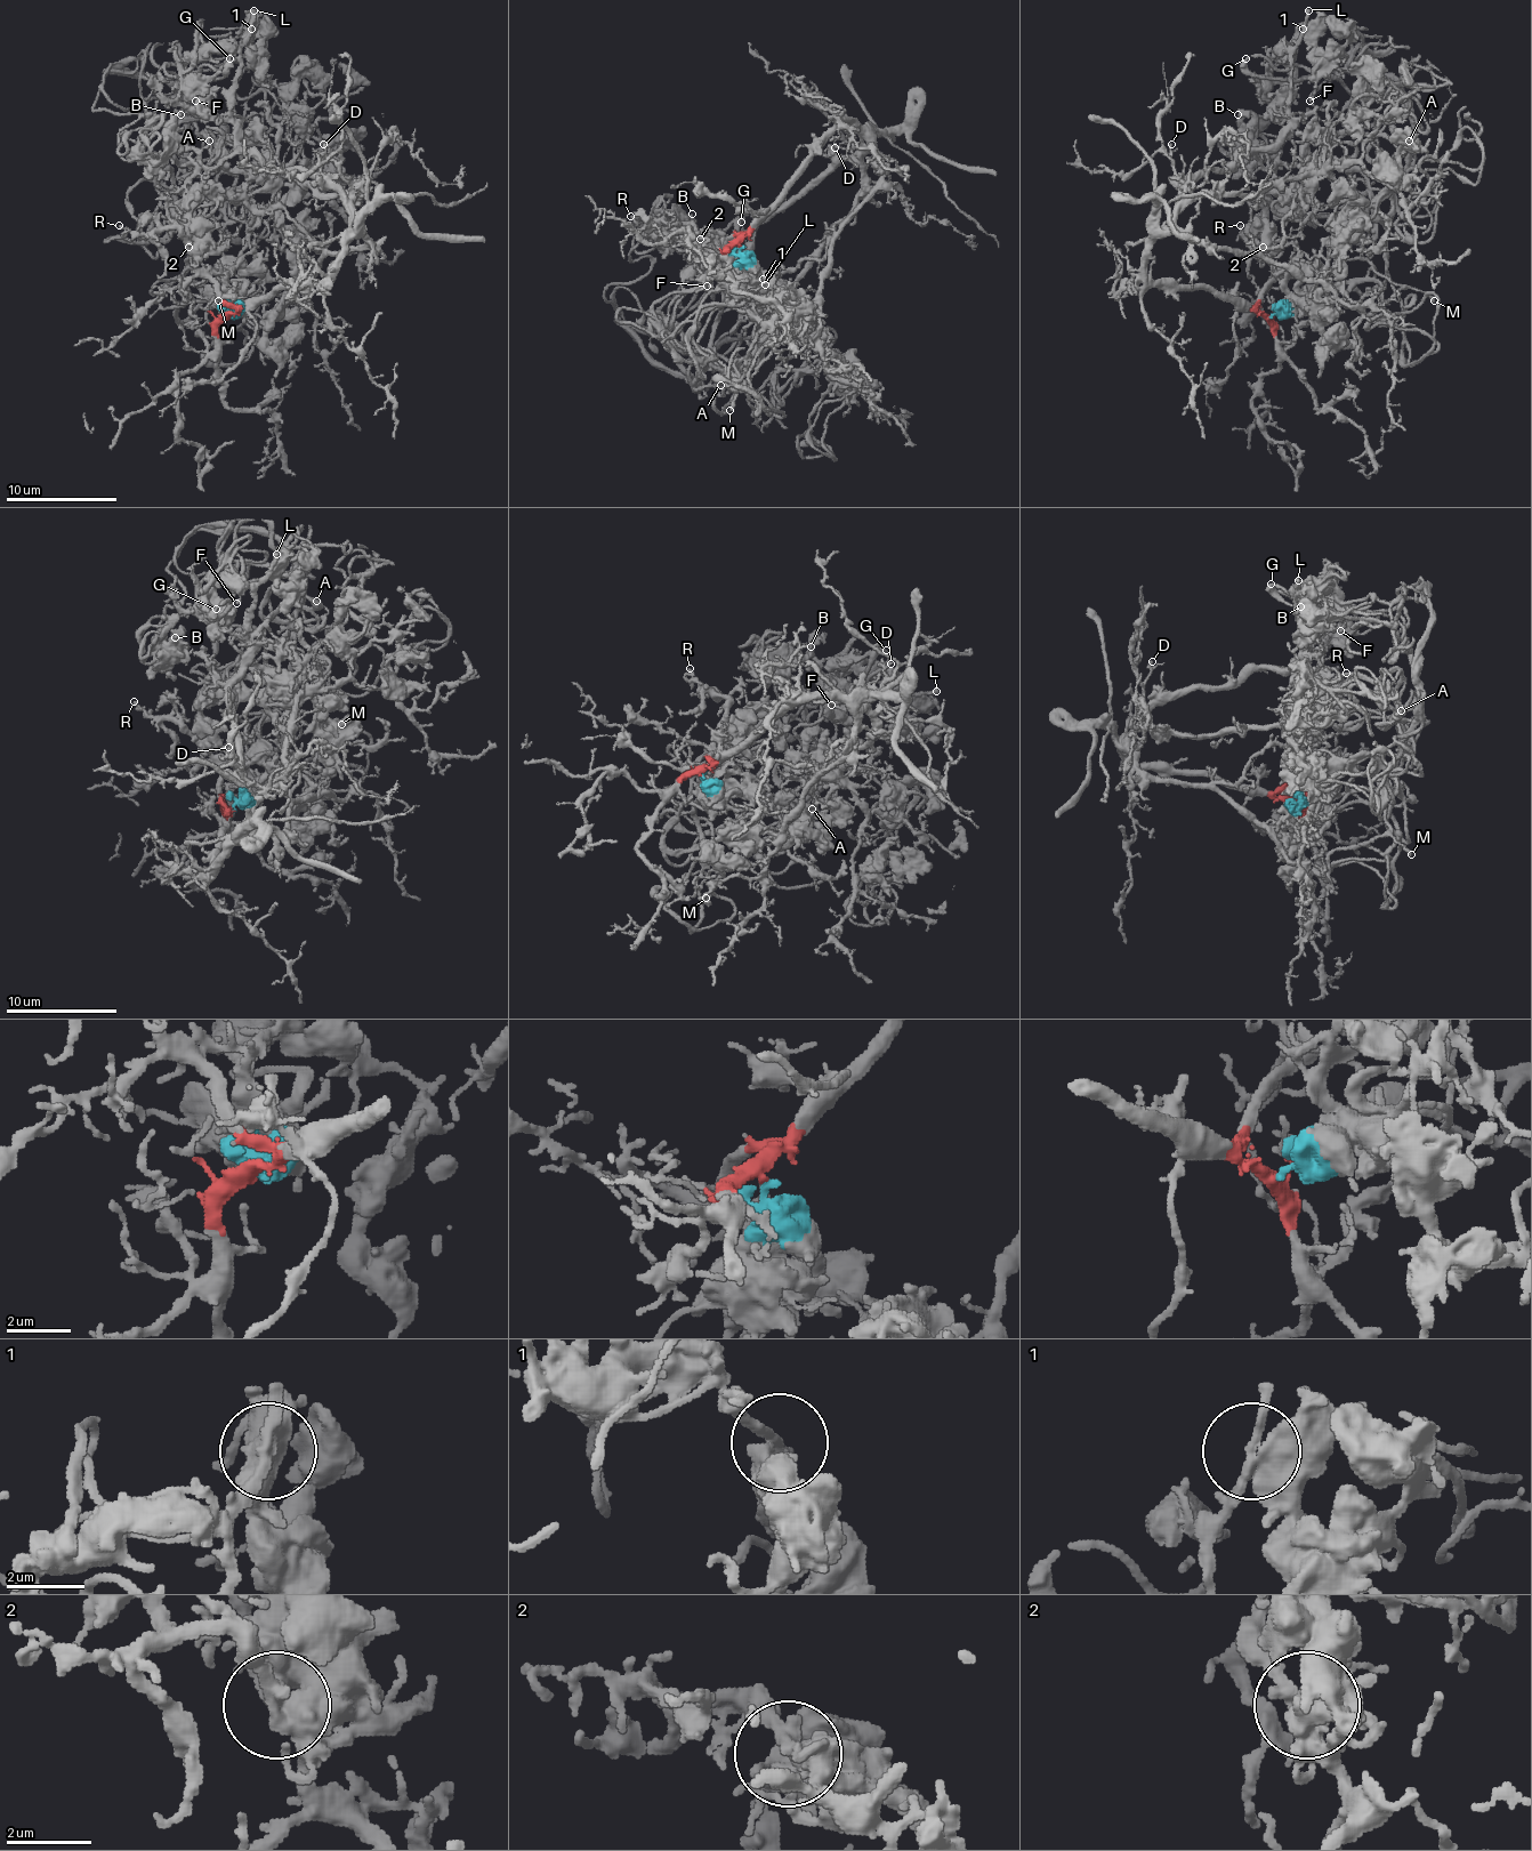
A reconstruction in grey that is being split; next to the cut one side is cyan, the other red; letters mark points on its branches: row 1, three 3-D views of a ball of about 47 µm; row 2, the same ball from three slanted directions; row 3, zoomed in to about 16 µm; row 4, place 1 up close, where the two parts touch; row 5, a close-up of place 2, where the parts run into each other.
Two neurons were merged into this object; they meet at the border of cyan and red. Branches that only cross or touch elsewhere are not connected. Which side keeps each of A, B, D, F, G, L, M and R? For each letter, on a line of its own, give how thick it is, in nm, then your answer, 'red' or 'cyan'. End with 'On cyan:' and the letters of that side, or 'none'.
A: 180 nm thick; cyan
B: 320 nm thick; cyan
D: 80 nm thick; red
F: 160 nm thick; cyan
G: 320 nm thick; cyan
L: 280 nm thick; red
M: 240 nm thick; cyan
R: 120 nm thick; red
On cyan: A, B, F, G, M

